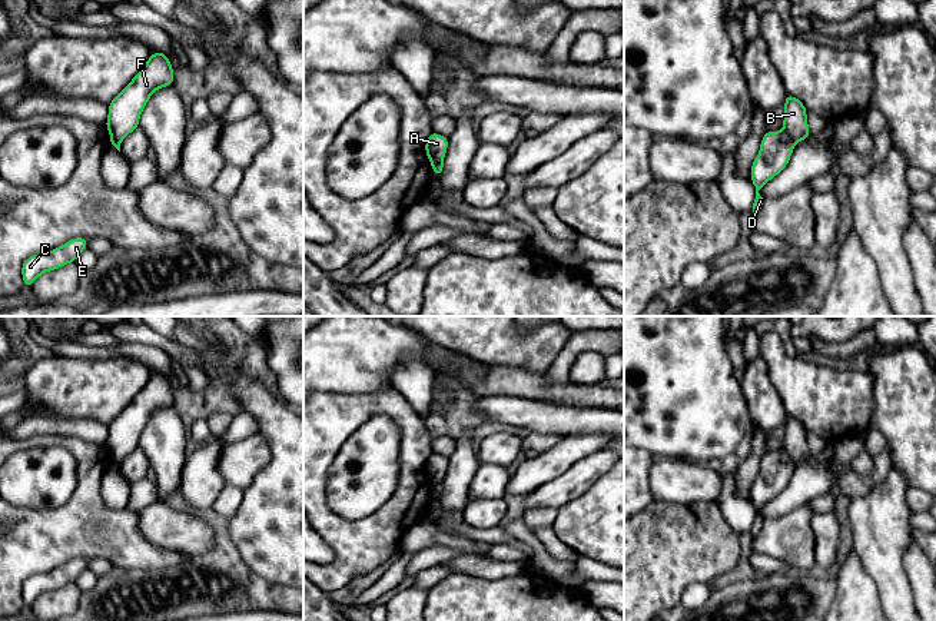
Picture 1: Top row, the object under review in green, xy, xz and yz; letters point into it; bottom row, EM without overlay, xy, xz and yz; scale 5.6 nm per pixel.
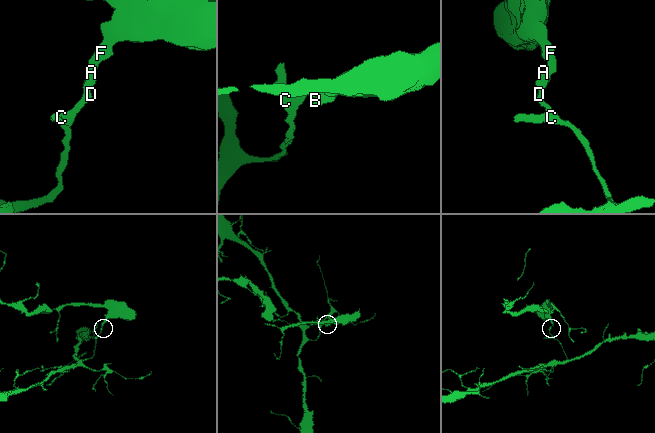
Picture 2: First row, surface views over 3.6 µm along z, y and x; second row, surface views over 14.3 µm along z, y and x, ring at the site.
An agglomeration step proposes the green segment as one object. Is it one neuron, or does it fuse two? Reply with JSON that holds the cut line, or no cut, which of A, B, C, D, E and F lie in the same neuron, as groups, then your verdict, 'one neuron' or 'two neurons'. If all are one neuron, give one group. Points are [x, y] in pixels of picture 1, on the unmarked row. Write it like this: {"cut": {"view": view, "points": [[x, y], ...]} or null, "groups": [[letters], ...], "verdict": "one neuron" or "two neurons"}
{"cut": {"view": "yz", "points": [[783, 450], [795, 462]]}, "groups": [["A", "C", "D", "E"], ["B", "F"]], "verdict": "two neurons"}

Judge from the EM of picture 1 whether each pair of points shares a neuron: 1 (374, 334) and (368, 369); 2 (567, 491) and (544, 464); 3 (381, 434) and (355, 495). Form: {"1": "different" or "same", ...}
{"1": "same", "2": "different", "3": "same"}

